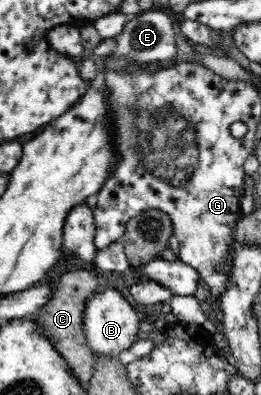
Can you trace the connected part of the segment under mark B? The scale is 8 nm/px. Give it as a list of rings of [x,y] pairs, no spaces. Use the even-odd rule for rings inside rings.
[[[105,287],[91,295],[85,303],[83,331],[94,353],[118,358],[121,351],[131,347],[139,339],[139,318],[133,307],[123,295],[112,287]]]

